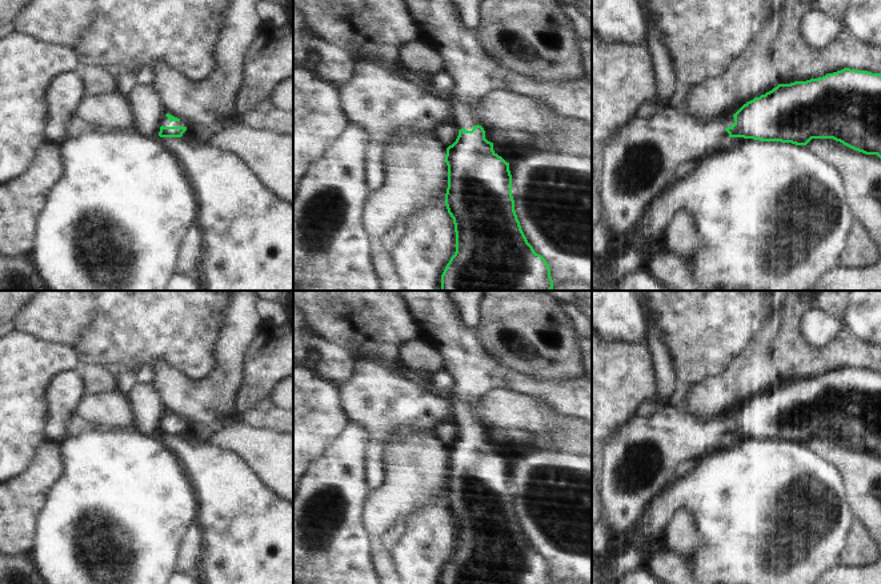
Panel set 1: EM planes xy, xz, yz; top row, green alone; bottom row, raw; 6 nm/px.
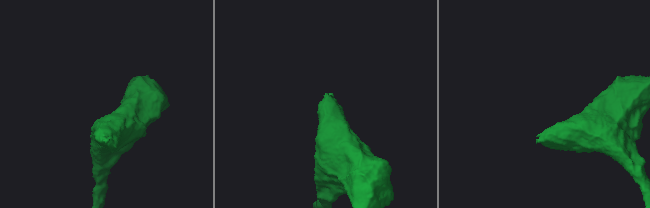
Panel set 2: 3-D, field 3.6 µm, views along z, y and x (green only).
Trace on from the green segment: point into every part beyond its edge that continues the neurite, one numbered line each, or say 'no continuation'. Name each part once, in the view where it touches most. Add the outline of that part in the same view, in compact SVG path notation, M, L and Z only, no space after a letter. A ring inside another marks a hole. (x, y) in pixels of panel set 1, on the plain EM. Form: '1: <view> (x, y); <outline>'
1: xy (165, 422); M167 415L163 416L163 425L187 425L185 420L169 420Z

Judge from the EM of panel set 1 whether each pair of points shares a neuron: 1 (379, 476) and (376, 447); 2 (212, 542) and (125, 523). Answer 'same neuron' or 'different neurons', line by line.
1: same neuron
2: different neurons

